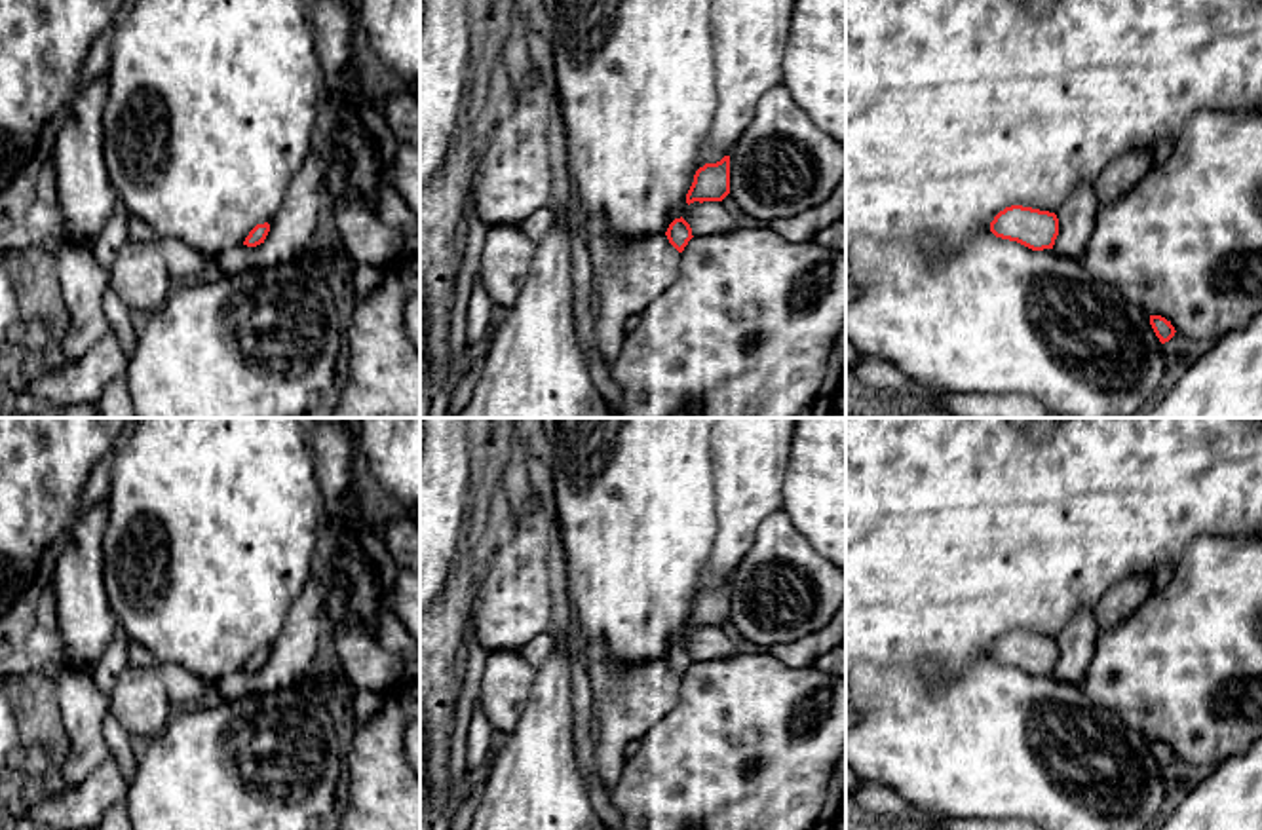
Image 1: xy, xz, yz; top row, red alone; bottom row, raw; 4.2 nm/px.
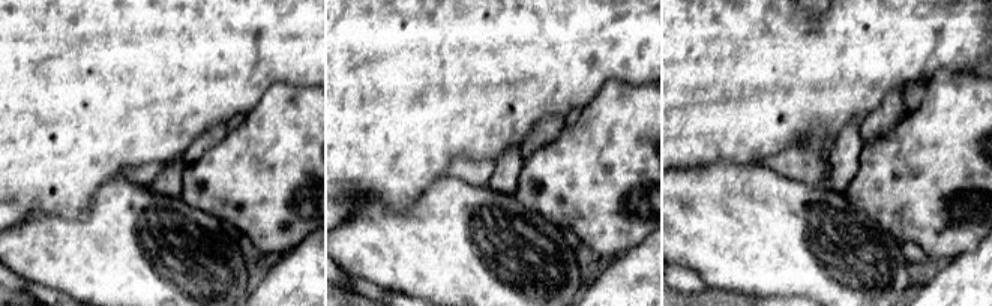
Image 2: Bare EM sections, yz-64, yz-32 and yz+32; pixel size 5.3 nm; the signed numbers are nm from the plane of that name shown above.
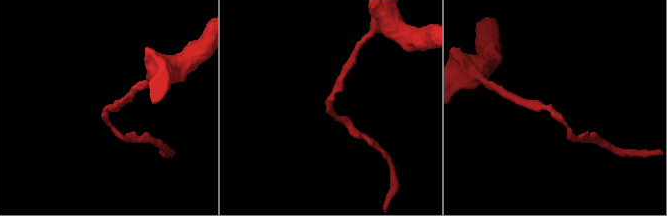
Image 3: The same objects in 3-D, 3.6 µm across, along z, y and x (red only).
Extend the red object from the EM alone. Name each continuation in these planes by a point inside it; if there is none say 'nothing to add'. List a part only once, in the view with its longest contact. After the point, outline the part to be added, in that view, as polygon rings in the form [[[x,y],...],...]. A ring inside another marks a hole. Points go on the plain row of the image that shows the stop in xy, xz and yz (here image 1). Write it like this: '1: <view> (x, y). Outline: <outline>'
nothing to add

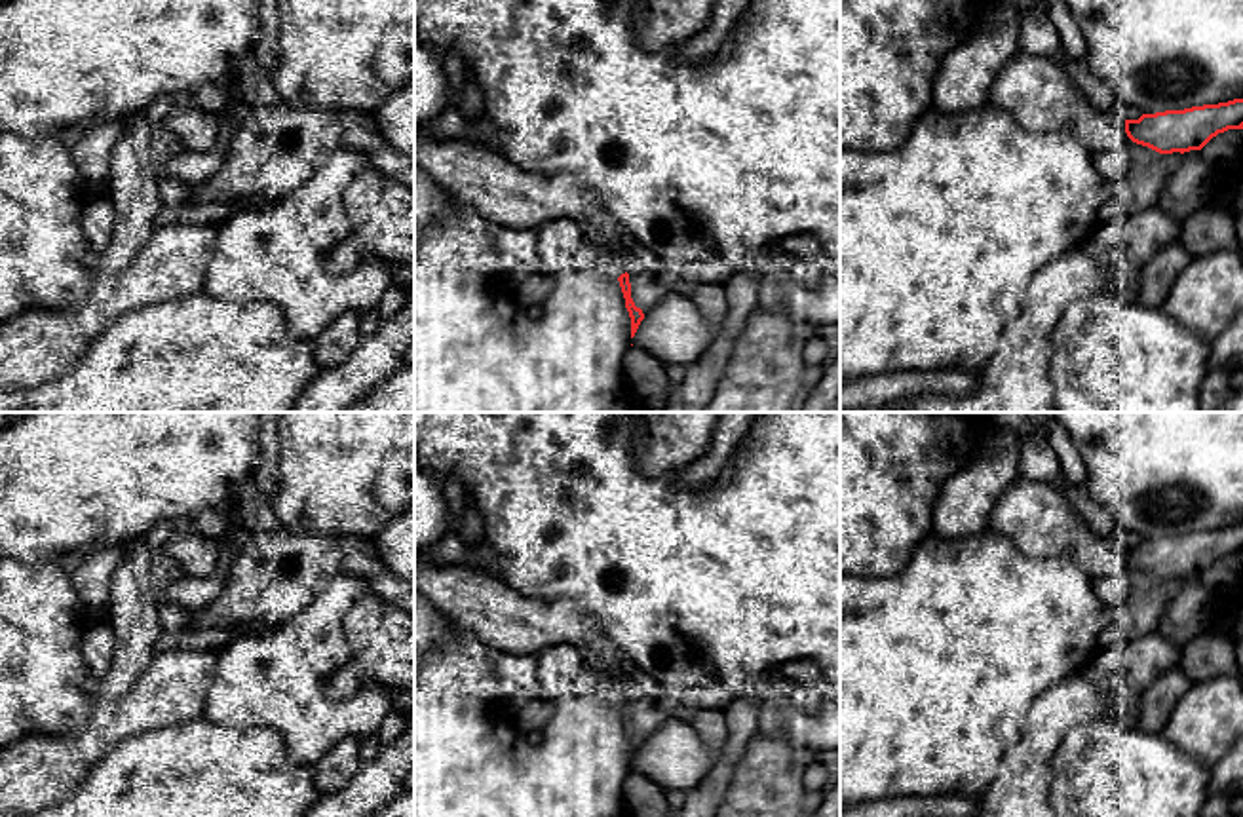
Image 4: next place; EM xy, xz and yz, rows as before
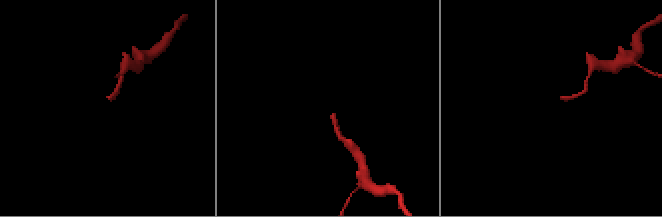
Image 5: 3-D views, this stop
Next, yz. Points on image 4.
1: yz (1036, 517). Outline: [[[1015,479],[998,498],[988,530],[1007,536],[1028,557],[1051,557],[1070,551],[1080,568],[1093,580],[1123,570],[1125,543],[1119,538],[1100,538],[1068,505],[1061,488],[1028,479]]]

